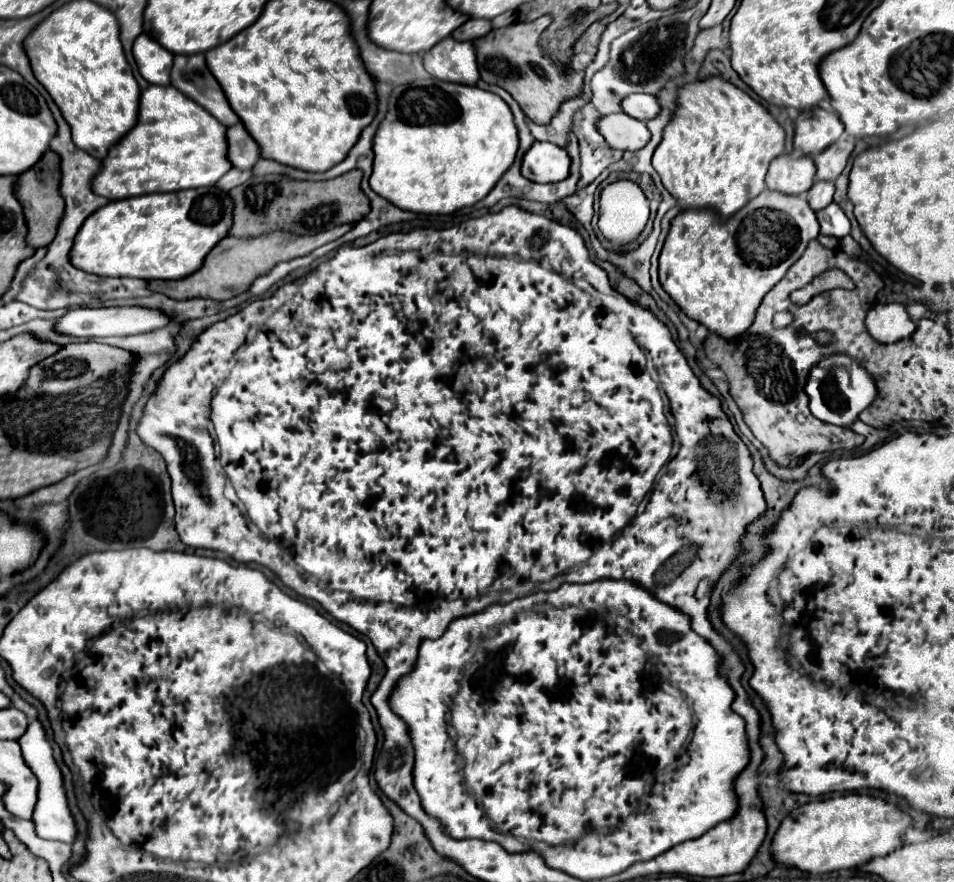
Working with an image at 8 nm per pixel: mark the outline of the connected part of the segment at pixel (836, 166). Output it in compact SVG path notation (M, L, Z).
M838 139L836 143L832 143L832 147L826 147L824 151L820 151L820 155L814 155L816 179L834 181L846 167L852 149L854 149L854 139Z

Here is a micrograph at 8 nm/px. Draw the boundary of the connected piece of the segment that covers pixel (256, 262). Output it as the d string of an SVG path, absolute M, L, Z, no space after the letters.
M352 225L334 227L332 231L322 231L322 233L316 233L316 235L310 235L310 237L296 237L296 235L286 235L286 233L280 233L280 231L272 233L272 235L262 235L262 239L232 239L232 237L224 237L220 243L216 243L212 247L212 251L206 255L202 267L196 273L192 273L192 275L188 275L184 279L176 279L176 281L150 281L148 289L156 291L156 293L164 293L170 299L202 297L202 299L224 301L224 299L230 299L230 297L234 297L238 293L244 293L258 275L266 273L276 263L308 255L316 247L326 245L326 243L342 237L346 231L350 231L350 227Z

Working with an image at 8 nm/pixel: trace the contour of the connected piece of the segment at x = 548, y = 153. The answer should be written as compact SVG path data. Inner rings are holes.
M534 141L522 159L522 175L536 183L554 183L568 177L568 153L548 141Z

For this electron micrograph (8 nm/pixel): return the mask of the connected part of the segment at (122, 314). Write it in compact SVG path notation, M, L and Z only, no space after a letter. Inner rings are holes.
M100 307L100 309L72 309L66 315L58 317L54 323L54 331L60 335L70 337L112 337L112 335L136 335L136 333L148 333L156 331L160 327L166 327L170 323L170 317L162 311L144 309L144 307Z

